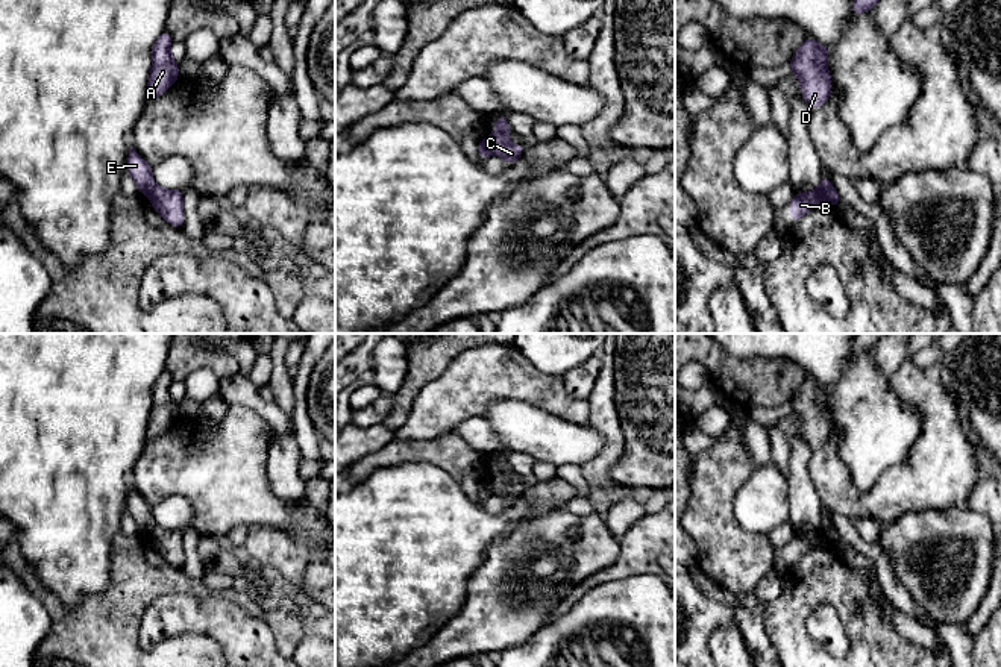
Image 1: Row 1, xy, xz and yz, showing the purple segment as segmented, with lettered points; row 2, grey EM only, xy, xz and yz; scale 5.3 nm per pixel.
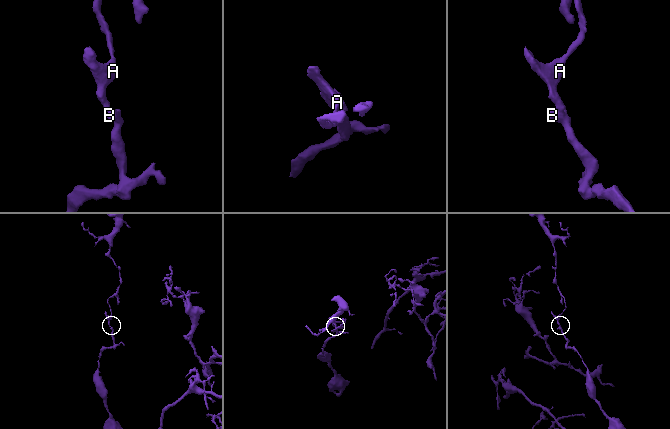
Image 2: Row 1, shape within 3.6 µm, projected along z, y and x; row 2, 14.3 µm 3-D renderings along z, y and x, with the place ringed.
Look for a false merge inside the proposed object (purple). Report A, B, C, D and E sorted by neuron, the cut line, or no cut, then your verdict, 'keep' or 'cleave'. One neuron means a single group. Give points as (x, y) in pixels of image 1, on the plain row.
groups A D E / B C; cut xz (487, 478), (492, 493); cleave

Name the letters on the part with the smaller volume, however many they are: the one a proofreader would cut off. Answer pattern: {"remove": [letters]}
{"remove": ["A", "D", "E"]}

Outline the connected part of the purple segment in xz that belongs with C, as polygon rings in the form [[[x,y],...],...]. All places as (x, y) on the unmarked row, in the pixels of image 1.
[[[499,453],[496,456],[496,468],[488,479],[491,484],[491,494],[500,494],[505,499],[505,505],[511,505],[514,500],[517,500],[525,488],[525,485],[507,482],[505,478],[511,471],[513,470],[507,462],[505,453]]]

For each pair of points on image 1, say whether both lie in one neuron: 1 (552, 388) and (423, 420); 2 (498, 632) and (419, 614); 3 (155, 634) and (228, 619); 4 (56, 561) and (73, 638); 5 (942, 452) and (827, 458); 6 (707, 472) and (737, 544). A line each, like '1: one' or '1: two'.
1: one
2: two
3: one
4: two
5: one
6: one

